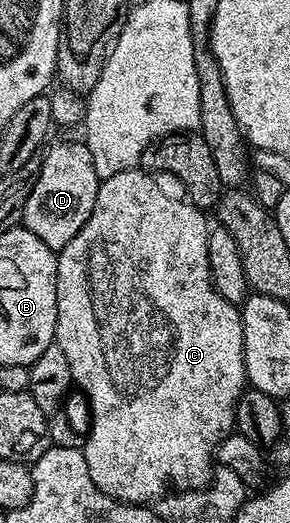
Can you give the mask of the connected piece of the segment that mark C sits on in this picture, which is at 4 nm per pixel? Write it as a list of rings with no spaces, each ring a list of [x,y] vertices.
[[[138,167],[113,174],[113,178],[102,181],[97,190],[97,202],[93,202],[93,214],[77,238],[65,247],[58,249],[57,255],[57,326],[55,343],[65,352],[69,362],[71,379],[87,395],[87,404],[91,407],[91,433],[86,433],[81,444],[83,463],[89,466],[89,478],[105,494],[122,504],[150,505],[169,490],[188,492],[206,488],[211,483],[213,461],[216,459],[216,448],[235,428],[235,407],[239,396],[245,391],[247,371],[243,357],[243,335],[241,334],[240,309],[234,304],[225,302],[211,281],[209,274],[209,250],[207,233],[209,223],[204,209],[199,208],[182,195],[170,196],[156,177]]]

